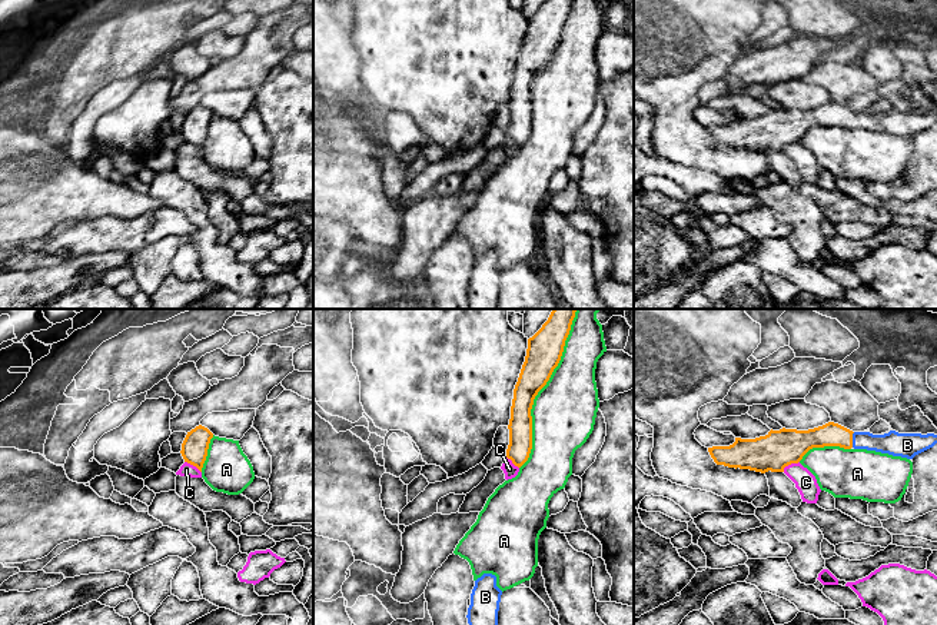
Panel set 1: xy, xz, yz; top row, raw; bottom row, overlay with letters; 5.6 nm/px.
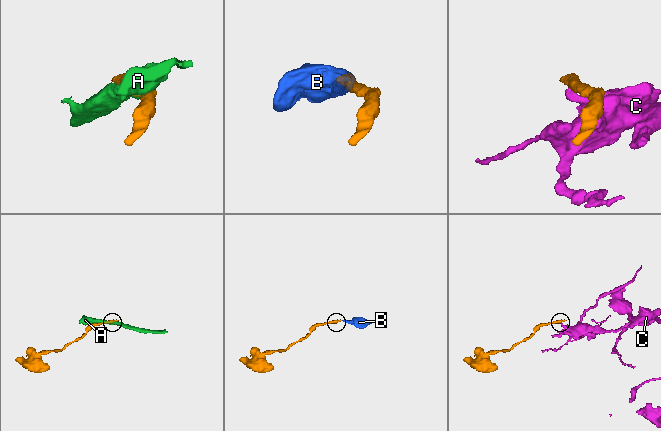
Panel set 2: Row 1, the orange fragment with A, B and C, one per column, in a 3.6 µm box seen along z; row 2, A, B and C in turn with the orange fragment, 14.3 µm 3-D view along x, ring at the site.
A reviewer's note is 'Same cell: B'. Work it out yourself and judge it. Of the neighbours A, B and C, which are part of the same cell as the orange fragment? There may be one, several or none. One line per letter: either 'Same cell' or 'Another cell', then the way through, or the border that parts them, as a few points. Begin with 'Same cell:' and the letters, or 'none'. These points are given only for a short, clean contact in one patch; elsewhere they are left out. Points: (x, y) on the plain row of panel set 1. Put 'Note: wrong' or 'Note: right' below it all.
Same cell: B
A: Another cell
B: Same cell. Path across: yz (831, 113), (851, 119), (894, 123)
C: Another cell. Boundary: yz (798, 140), (787, 145), (783, 150)
Note: right

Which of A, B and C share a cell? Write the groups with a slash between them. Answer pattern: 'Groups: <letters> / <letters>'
Groups: A / B / C

